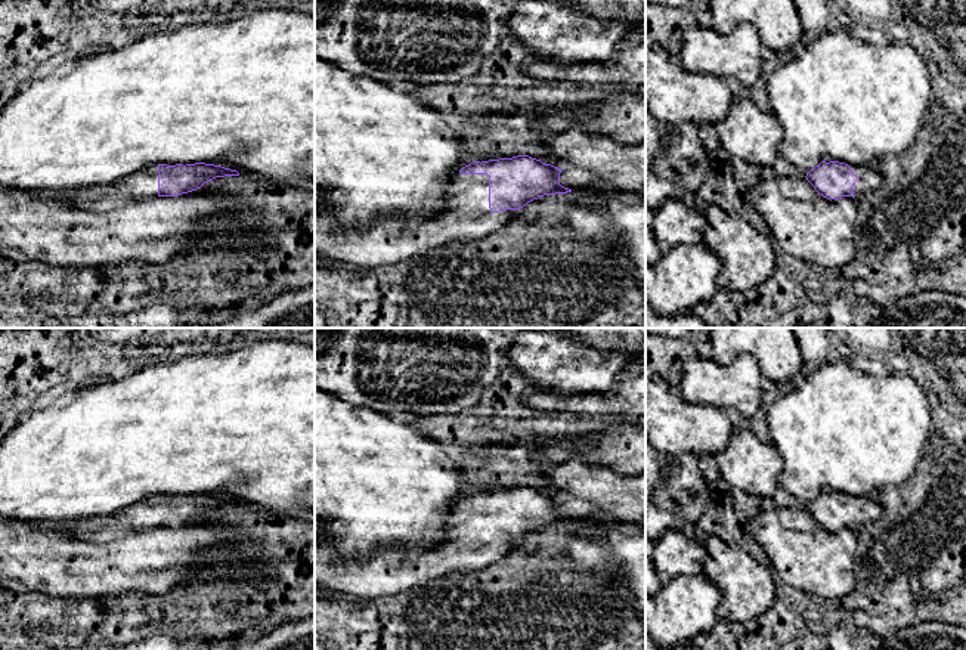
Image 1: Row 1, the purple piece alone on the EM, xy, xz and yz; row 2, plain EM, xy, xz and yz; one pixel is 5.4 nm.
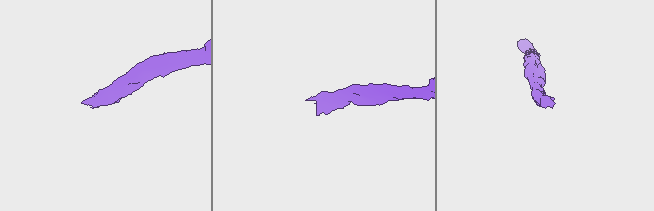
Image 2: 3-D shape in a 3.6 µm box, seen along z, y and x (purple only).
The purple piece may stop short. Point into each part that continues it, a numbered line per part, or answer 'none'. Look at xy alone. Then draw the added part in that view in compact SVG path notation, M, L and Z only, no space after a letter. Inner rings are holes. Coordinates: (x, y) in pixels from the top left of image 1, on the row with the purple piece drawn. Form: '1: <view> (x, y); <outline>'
1: xy (142, 185); M151 164L109 185L65 194L72 204L93 211L112 211L127 204L158 198L158 164Z

